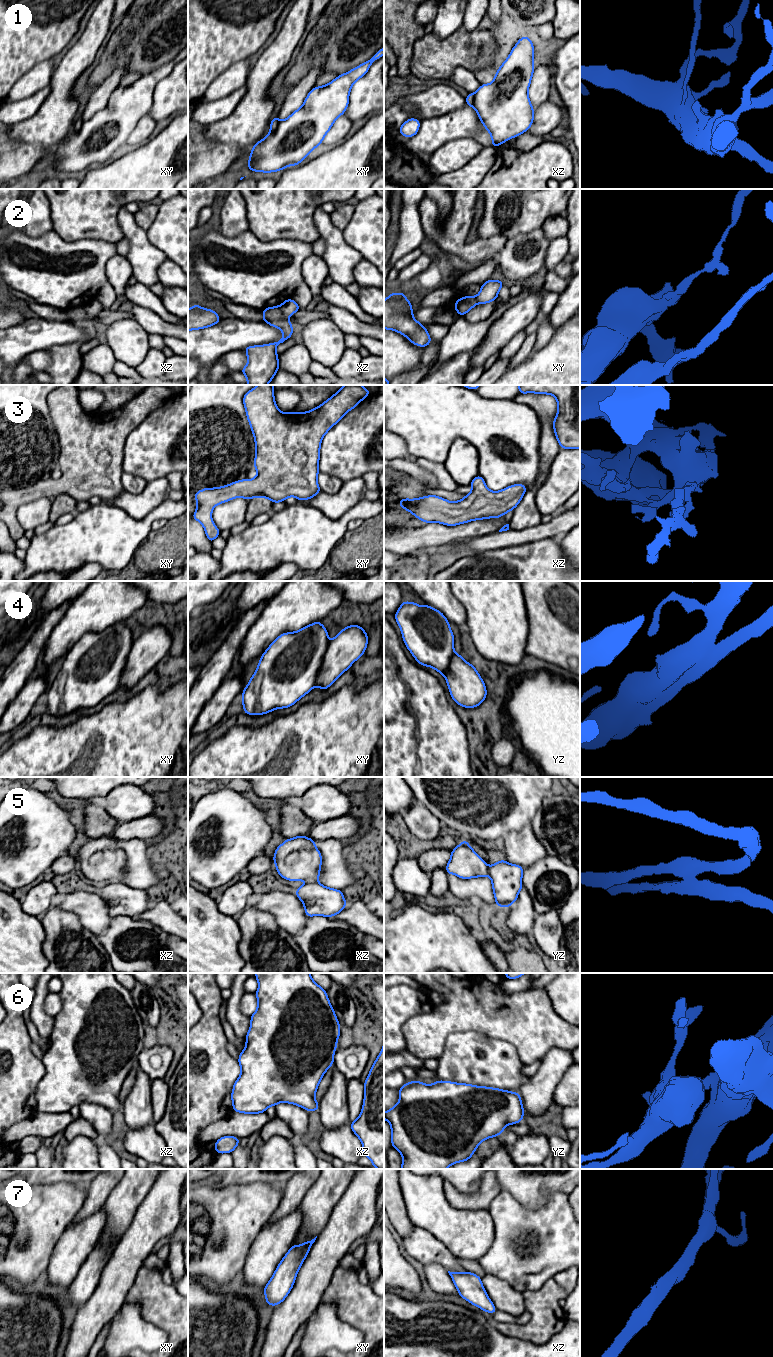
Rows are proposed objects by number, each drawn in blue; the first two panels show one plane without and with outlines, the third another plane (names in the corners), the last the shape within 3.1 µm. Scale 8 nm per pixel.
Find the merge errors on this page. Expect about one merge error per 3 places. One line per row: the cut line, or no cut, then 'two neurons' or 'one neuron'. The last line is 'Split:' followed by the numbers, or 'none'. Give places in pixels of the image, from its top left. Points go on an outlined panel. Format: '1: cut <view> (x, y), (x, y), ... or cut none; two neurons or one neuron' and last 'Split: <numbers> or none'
1: cut xy (279, 121), (278, 125), (270, 130); two neurons
2: cut xz (279, 306), (284, 317); two neurons
3: cut none; one neuron
4: cut xy (329, 642), (314, 684); two neurons
5: cut xz (309, 881), (315, 882); two neurons
6: cut none; one neuron
7: cut none; one neuron
Split: 1, 2, 4, 5

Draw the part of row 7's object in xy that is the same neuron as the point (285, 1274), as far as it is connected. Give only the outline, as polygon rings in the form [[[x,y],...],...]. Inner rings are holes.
[[[317,1236],[302,1245],[292,1245],[283,1257],[272,1278],[264,1286],[264,1294],[268,1305],[276,1306],[280,1304],[290,1293],[297,1273],[316,1238]]]

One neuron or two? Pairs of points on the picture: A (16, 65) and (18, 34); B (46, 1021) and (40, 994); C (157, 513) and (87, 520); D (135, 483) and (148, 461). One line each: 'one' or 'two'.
A: one
B: one
C: one
D: two

